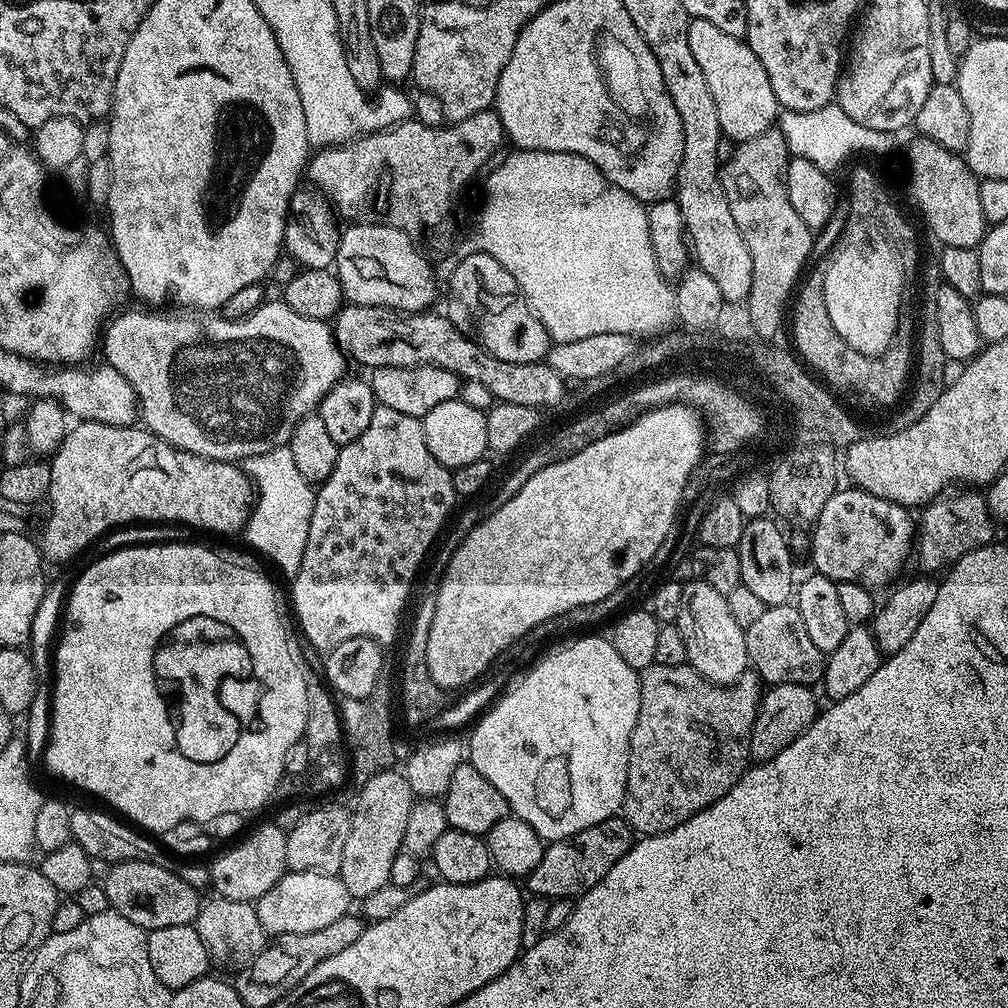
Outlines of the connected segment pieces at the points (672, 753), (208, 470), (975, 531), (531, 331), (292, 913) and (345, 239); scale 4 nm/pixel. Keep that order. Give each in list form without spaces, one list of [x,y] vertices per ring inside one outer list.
[[[655,663],[643,669],[639,678],[640,709],[638,722],[634,722],[634,730],[630,734],[622,816],[637,833],[657,836],[660,832],[674,830],[674,826],[682,826],[682,822],[718,802],[718,798],[728,793],[734,782],[744,775],[750,764],[748,747],[760,709],[762,681],[755,672],[749,670],[733,684],[711,684],[689,663],[678,666]]]
[[[81,420],[73,423],[64,435],[63,442],[56,449],[50,460],[52,473],[50,474],[50,486],[46,497],[47,503],[52,503],[52,509],[48,512],[48,521],[44,524],[44,544],[42,540],[42,552],[49,561],[68,560],[76,556],[87,544],[92,544],[107,528],[116,528],[119,524],[132,524],[135,520],[181,520],[192,528],[205,528],[208,532],[236,532],[239,533],[248,523],[248,514],[254,503],[254,484],[247,471],[243,467],[223,460],[211,460],[198,454],[184,452],[180,448],[170,446],[162,438],[158,438],[143,426],[123,428],[122,426],[106,426],[102,422],[93,420]]]
[[[968,486],[945,488],[940,495],[923,505],[921,516],[918,516],[918,531],[914,536],[914,556],[920,559],[921,569],[947,569],[961,560],[970,550],[981,548],[984,544],[993,543],[992,524],[994,517],[988,510],[985,493],[973,490]]]
[[[483,250],[464,256],[448,280],[448,321],[462,334],[473,336],[502,362],[539,364],[548,355],[548,331],[520,295],[518,282],[490,253]]]
[[[285,872],[260,900],[255,901],[258,922],[262,922],[269,937],[282,934],[310,934],[313,930],[322,930],[338,918],[349,915],[348,903],[354,898],[340,881],[339,875],[331,872]]]
[[[349,223],[347,227],[341,231],[334,265],[347,303],[393,308],[399,312],[423,312],[433,307],[432,299],[436,296],[436,276],[432,273],[433,261],[406,233],[385,224]]]

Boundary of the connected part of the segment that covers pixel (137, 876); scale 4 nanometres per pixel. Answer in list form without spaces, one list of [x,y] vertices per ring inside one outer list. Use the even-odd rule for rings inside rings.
[[[120,860],[102,877],[102,883],[109,909],[122,914],[122,918],[130,918],[134,926],[151,930],[196,923],[201,893],[190,886],[190,882],[182,882],[182,878],[164,864],[154,864],[151,860]]]

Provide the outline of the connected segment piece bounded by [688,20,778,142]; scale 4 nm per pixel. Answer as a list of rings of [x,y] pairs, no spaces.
[[[689,20],[688,33],[694,62],[698,62],[698,67],[702,69],[702,78],[706,78],[706,86],[710,86],[714,106],[718,106],[721,133],[739,142],[758,138],[758,134],[773,127],[777,123],[776,112],[778,113],[774,90],[770,90],[770,78],[766,78],[762,62],[758,62],[748,43],[730,38],[730,34],[716,29],[711,22],[701,20]]]

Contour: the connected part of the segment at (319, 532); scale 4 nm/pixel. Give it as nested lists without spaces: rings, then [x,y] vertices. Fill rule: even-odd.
[[[377,406],[370,426],[354,442],[341,447],[330,478],[315,493],[310,534],[306,534],[306,554],[302,554],[298,574],[290,580],[296,620],[305,638],[321,650],[355,636],[365,636],[388,646],[400,628],[400,615],[408,604],[412,579],[424,555],[433,551],[440,527],[447,525],[453,515],[452,503],[457,503],[458,497],[452,472],[430,454],[421,417]]]

